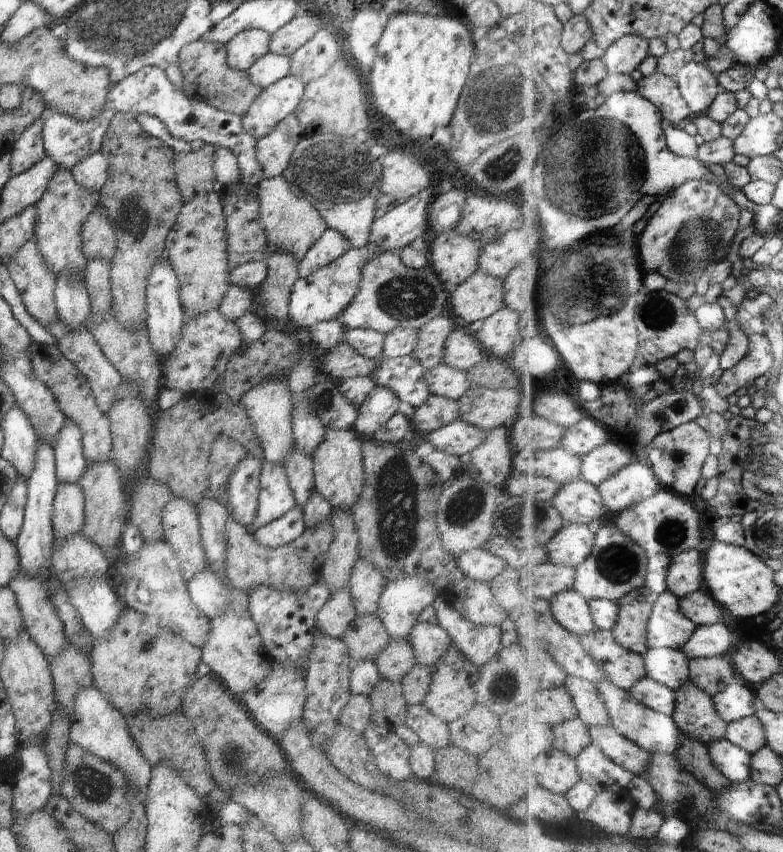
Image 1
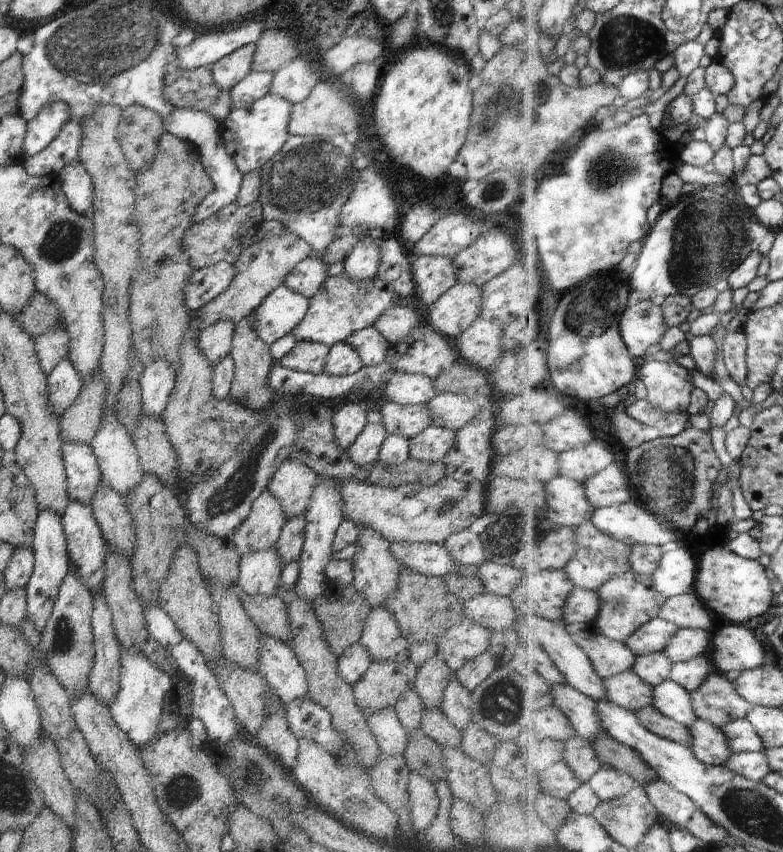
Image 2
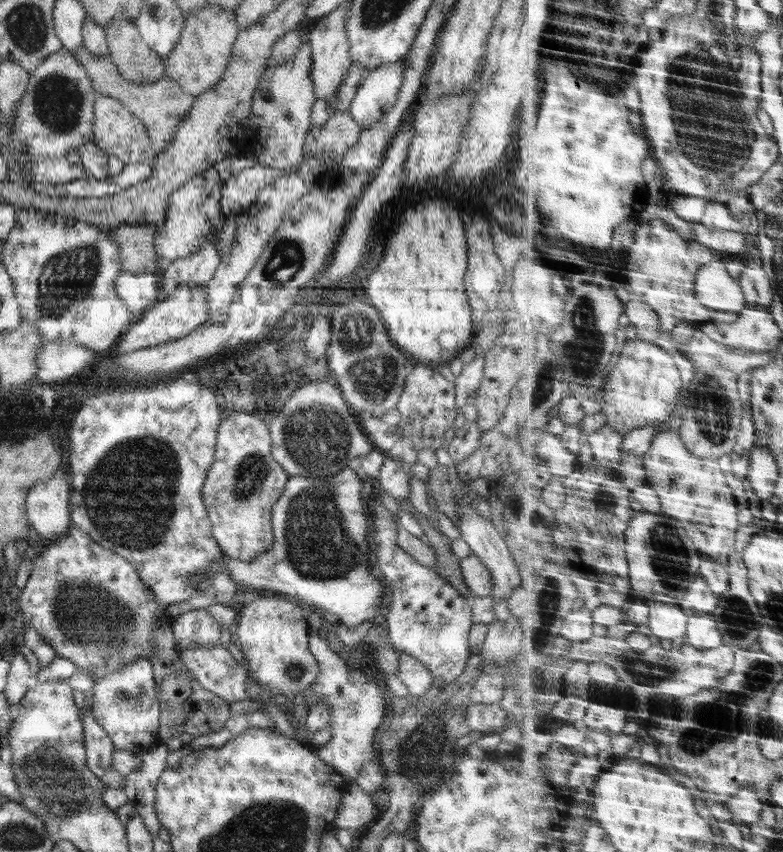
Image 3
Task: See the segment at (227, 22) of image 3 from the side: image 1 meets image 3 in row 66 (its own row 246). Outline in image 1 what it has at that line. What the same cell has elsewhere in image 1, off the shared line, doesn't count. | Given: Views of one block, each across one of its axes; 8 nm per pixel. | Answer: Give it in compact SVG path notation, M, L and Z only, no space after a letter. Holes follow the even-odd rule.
M212 190L206 194L198 193L190 202L183 202L180 214L166 237L164 255L176 273L179 282L179 299L187 321L198 315L218 311L220 303L224 300L229 287L230 272L225 226L221 195Z

